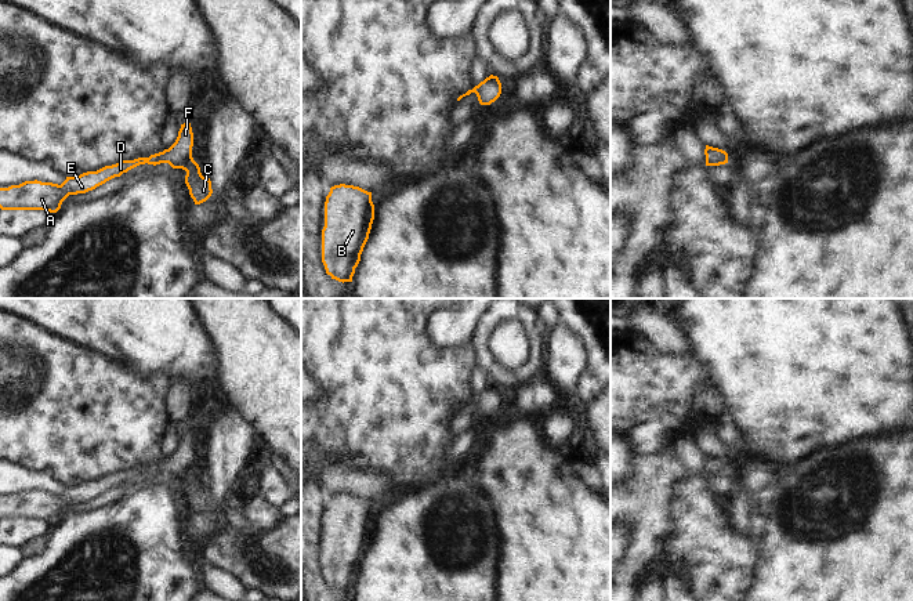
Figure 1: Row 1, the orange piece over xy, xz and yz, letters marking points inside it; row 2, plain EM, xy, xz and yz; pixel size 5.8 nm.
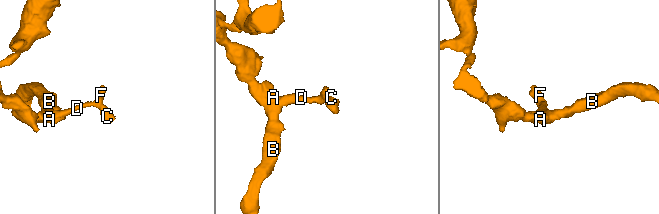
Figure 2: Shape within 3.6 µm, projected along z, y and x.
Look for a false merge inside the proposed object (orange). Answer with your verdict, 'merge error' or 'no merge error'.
no merge error

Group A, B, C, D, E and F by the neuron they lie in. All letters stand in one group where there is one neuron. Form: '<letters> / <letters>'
A B C D E F

